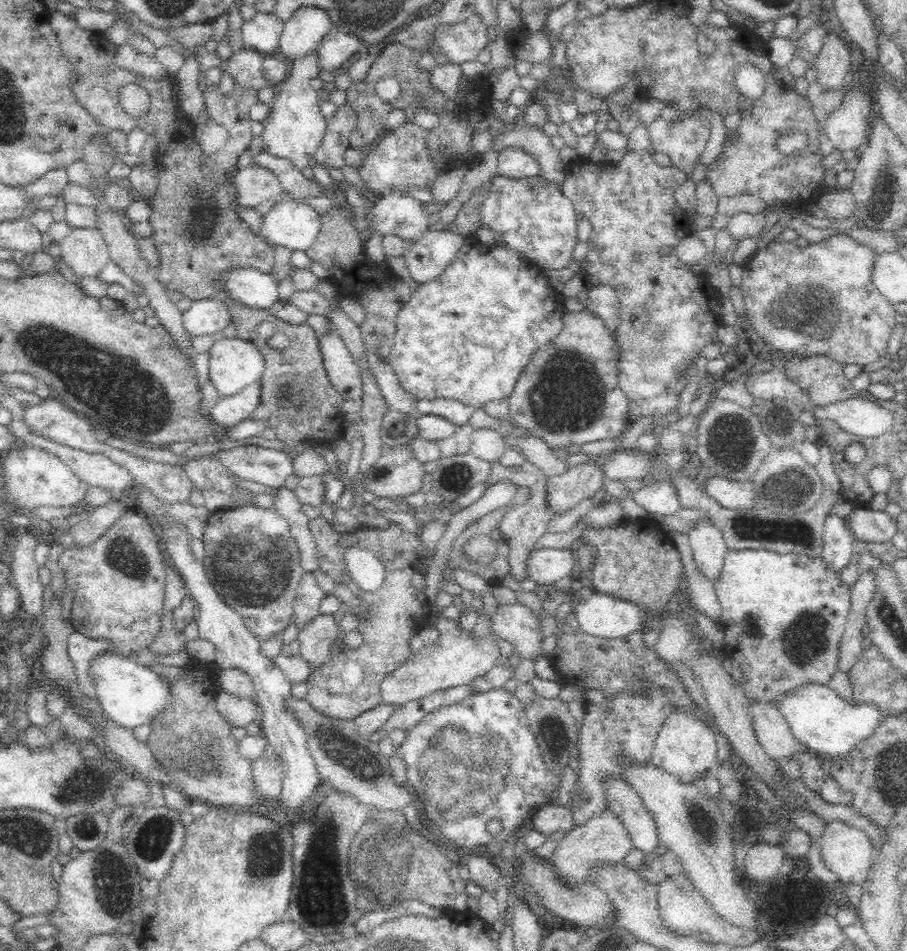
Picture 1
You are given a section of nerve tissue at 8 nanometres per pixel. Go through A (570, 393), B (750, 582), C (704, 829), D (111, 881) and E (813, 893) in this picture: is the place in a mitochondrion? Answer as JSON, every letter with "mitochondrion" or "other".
{"A":"mitochondrion","B":"other","C":"mitochondrion","D":"mitochondrion","E":"other"}

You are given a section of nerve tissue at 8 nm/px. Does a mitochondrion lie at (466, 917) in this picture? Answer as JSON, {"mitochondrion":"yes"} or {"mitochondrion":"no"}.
{"mitochondrion":"no"}

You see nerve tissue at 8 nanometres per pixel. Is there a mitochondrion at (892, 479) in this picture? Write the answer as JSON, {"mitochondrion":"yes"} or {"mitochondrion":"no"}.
{"mitochondrion":"no"}

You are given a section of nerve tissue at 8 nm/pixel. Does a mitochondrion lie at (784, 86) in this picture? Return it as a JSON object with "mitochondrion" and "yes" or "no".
{"mitochondrion":"no"}

